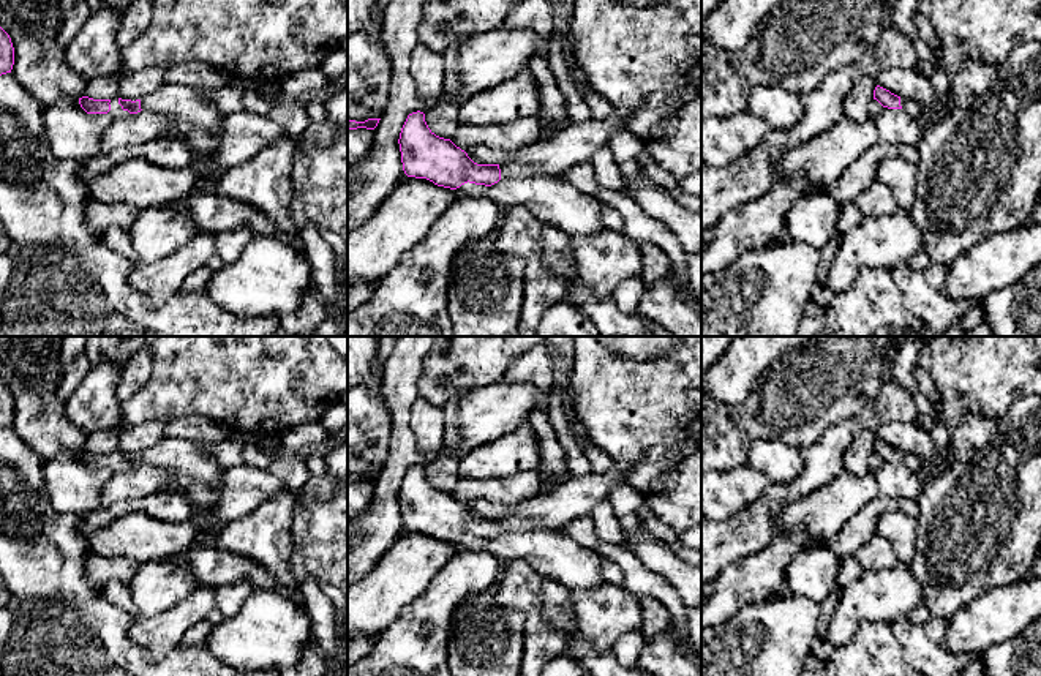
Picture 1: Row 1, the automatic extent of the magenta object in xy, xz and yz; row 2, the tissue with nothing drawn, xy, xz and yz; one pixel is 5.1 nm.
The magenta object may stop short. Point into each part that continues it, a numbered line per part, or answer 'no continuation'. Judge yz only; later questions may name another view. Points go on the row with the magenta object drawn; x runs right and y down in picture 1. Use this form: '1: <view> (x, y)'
1: yz (910, 108)

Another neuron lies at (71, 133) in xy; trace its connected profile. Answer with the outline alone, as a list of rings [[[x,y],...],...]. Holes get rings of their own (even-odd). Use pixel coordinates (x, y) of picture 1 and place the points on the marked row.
[[[62,96],[57,103],[43,107],[43,123],[47,133],[49,150],[63,160],[106,156],[100,137],[115,117],[87,114],[79,98]]]

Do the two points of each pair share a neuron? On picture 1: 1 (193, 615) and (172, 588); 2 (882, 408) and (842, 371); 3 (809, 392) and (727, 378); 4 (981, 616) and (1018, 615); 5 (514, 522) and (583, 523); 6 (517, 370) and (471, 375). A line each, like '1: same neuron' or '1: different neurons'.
1: different neurons
2: different neurons
3: different neurons
4: same neuron
5: different neurons
6: different neurons

